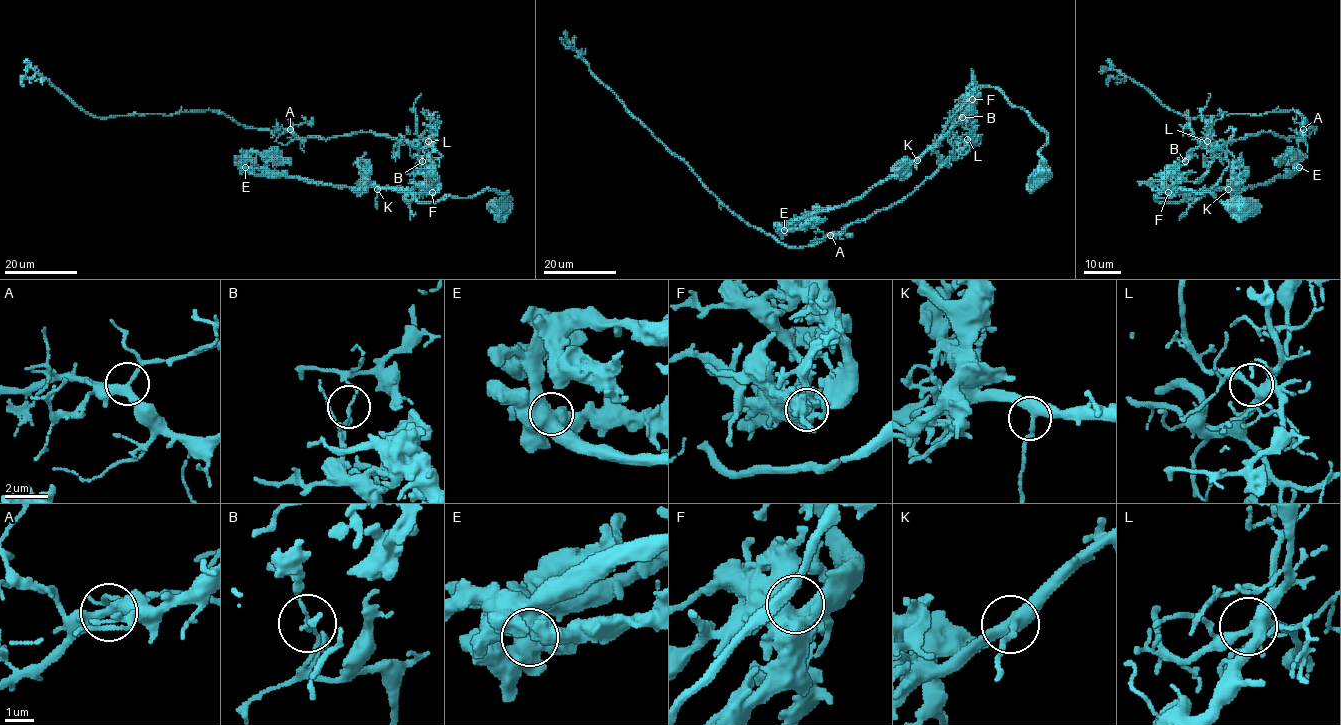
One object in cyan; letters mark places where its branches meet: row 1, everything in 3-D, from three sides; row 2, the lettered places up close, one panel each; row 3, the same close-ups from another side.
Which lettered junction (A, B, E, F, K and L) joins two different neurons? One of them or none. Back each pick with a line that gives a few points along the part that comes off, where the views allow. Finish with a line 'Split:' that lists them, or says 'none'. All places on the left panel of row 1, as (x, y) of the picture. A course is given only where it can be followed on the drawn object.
B: course (422, 162), (432, 142), (299, 138), (206, 110), (96, 118), (43, 77), (24, 86)
Split: B

